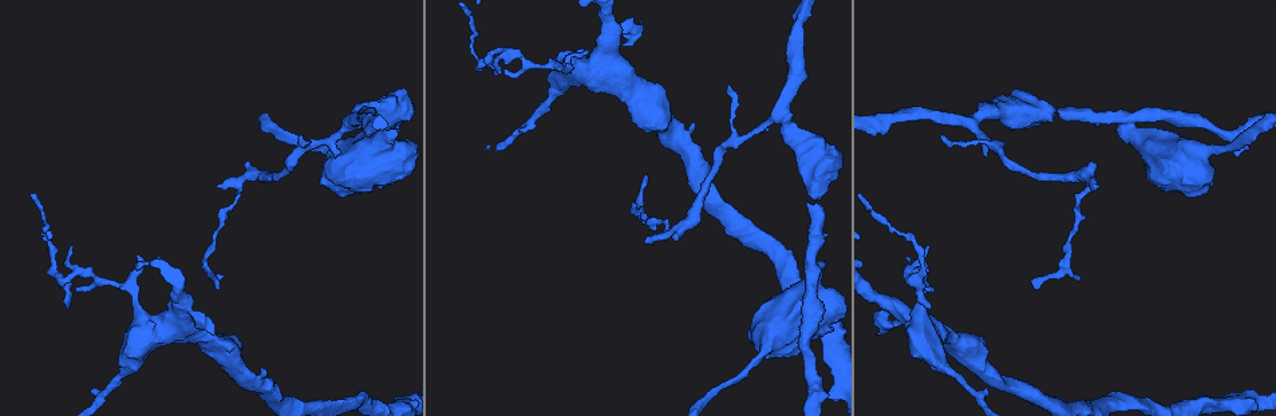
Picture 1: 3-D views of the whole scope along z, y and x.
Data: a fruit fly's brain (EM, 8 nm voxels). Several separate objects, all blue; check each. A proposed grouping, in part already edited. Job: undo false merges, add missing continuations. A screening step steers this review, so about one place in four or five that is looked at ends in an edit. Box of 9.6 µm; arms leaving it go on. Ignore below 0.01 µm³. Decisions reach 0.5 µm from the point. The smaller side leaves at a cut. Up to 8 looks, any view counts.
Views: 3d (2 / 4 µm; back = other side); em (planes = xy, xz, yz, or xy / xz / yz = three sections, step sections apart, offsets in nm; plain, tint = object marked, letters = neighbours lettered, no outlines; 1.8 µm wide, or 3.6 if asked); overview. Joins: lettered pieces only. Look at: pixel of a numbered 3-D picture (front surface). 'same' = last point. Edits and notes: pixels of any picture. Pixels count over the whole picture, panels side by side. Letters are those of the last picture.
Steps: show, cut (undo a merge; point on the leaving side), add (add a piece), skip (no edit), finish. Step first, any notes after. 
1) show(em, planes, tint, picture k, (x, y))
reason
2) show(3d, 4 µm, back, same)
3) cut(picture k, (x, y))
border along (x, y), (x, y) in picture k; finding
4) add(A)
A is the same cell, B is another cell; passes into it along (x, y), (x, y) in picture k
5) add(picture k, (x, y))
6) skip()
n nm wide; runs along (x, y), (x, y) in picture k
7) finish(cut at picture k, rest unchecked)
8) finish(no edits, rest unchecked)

show(em, planes, tint, picture 1, (647, 243))
an open end

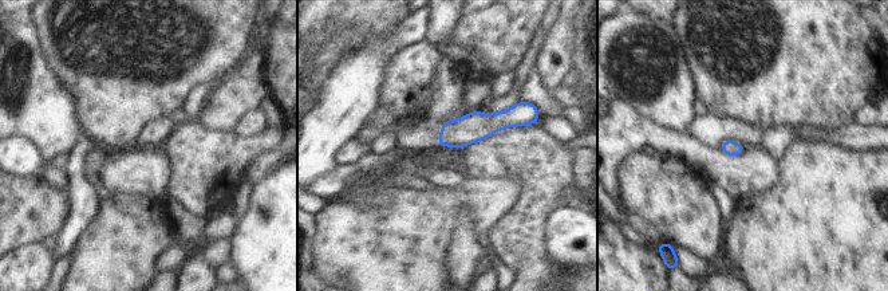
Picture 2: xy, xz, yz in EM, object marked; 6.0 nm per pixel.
show(em, planes, letters, same)

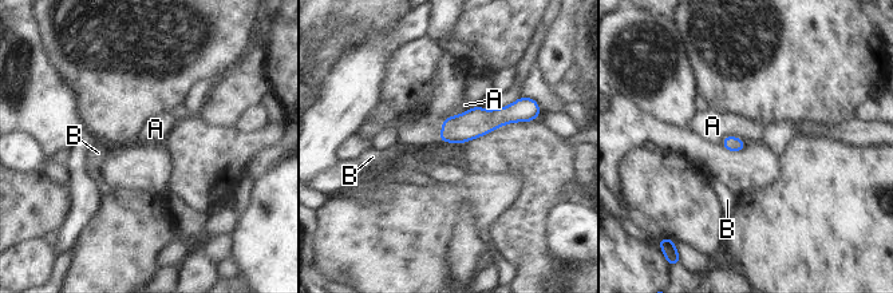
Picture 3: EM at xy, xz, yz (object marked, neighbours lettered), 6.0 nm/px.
skip()
A and B are other cells; runs along (524, 117), (475, 122), (443, 138) in picture 3; none of them fits

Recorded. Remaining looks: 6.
show(3d, 4 µm, picture 1, (643, 107))
calibre changes

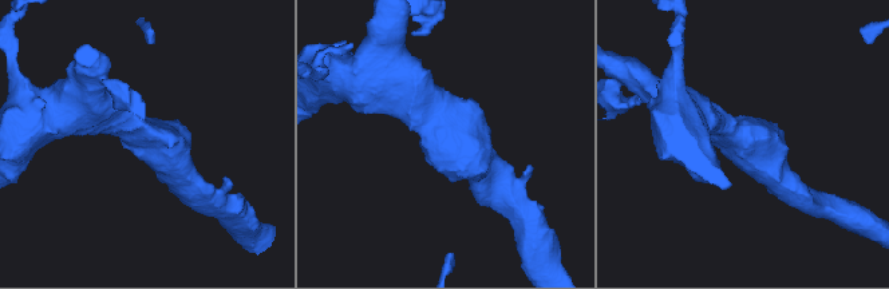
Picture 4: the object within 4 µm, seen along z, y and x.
show(em, planes, tint, picture 4, (146, 133))
now the EM

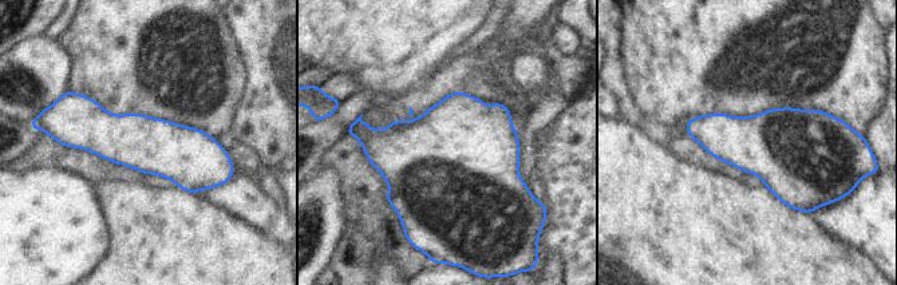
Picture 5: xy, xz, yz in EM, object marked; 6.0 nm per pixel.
show(em, planes, letters, same)
what lies round it

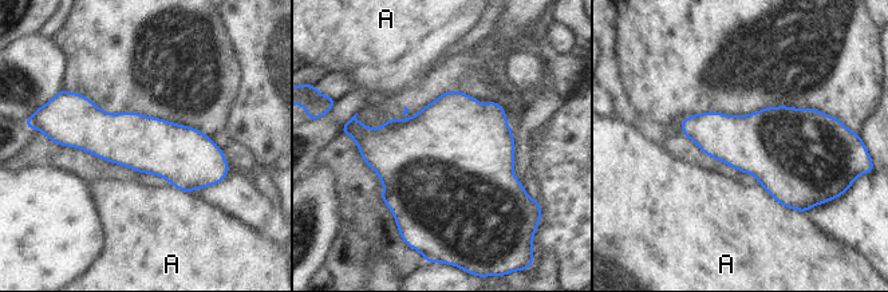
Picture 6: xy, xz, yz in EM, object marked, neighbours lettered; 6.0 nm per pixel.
skip()
340 nm wide; A touches over 320 nm; A is another cell; all the same cell

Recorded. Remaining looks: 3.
show(em, planes, letters, picture 1, (558, 66))
thin arm on a thick one

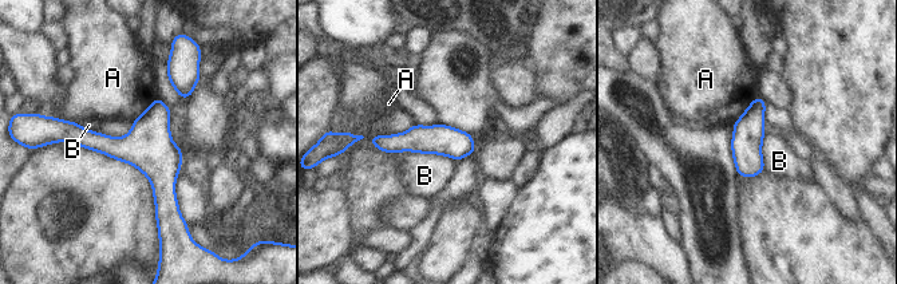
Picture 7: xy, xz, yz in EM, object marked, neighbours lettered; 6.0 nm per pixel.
skip()
A and B are other cells; runs along (67, 135), (133, 149), (177, 216) in picture 7; all the same cell

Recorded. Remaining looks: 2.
finish(no edits, rest unchecked)

